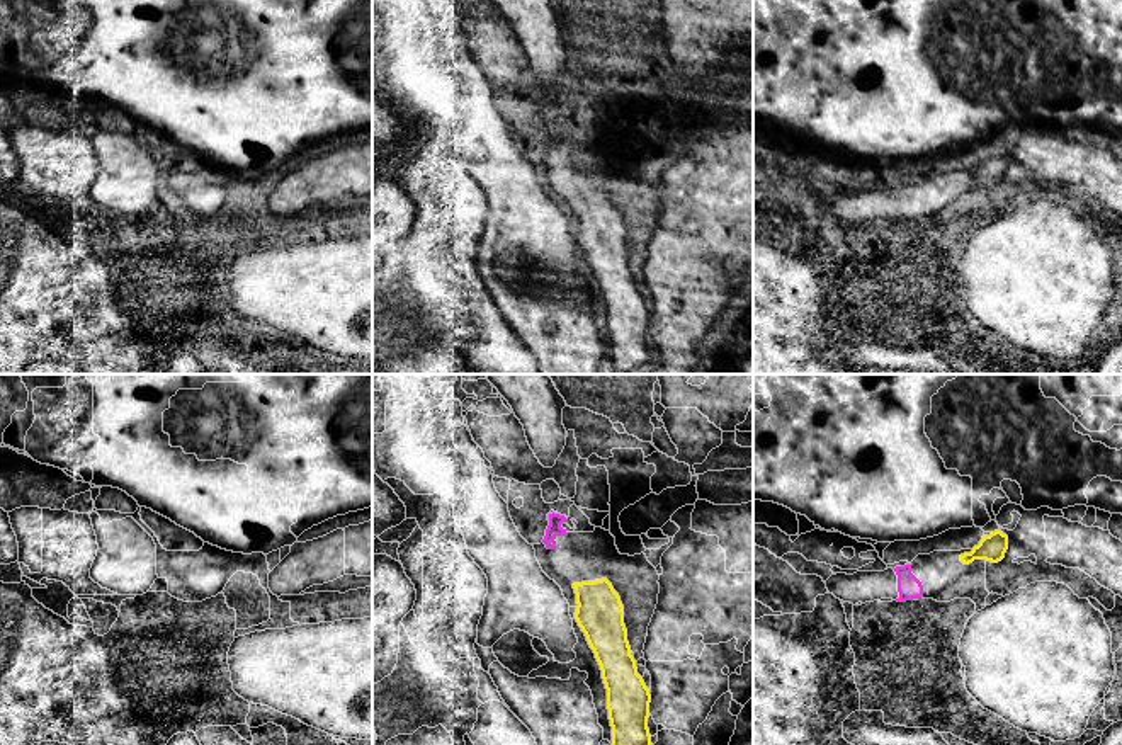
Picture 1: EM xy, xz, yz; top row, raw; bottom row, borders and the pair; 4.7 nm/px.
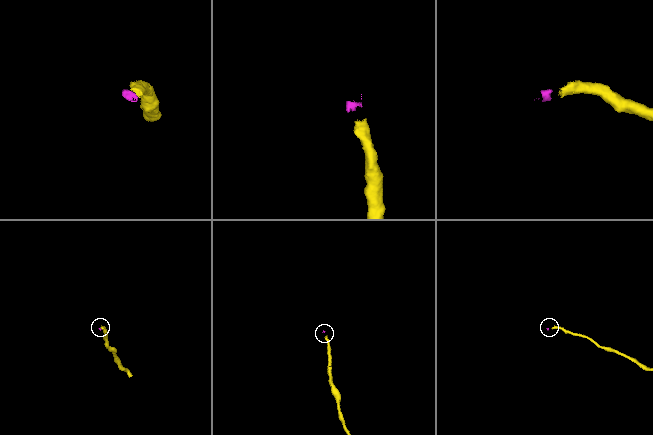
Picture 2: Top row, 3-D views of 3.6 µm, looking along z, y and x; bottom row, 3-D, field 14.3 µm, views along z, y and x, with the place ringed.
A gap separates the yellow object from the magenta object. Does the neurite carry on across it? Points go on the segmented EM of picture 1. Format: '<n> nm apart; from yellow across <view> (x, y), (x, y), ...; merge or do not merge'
190 nm apart; from yellow across xz (573, 584), (553, 548); merge

